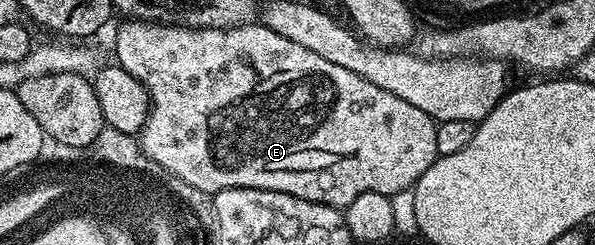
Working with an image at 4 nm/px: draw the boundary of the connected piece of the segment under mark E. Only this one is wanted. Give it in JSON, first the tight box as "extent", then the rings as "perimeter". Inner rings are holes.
{"extent":[114,18,439,210],"perimeter":[[[130,18],[126,20],[127,24],[119,26],[114,36],[114,52],[118,55],[118,67],[128,70],[128,74],[140,81],[150,95],[150,115],[146,117],[146,125],[140,133],[142,152],[153,162],[158,162],[164,170],[198,190],[211,194],[229,188],[272,190],[344,210],[356,202],[360,194],[375,192],[393,198],[405,193],[418,183],[424,170],[428,170],[428,166],[432,166],[439,157],[436,150],[438,124],[431,116],[424,114],[424,110],[416,110],[412,102],[404,102],[404,98],[388,94],[388,90],[382,90],[368,78],[360,78],[360,74],[352,74],[352,70],[344,70],[344,66],[335,66],[320,58],[320,54],[312,54],[312,50],[304,50],[304,46],[284,38],[284,34],[276,34],[276,30],[267,28],[261,22],[241,24],[235,28],[185,28],[182,24],[149,24],[140,19],[144,18]]]}

